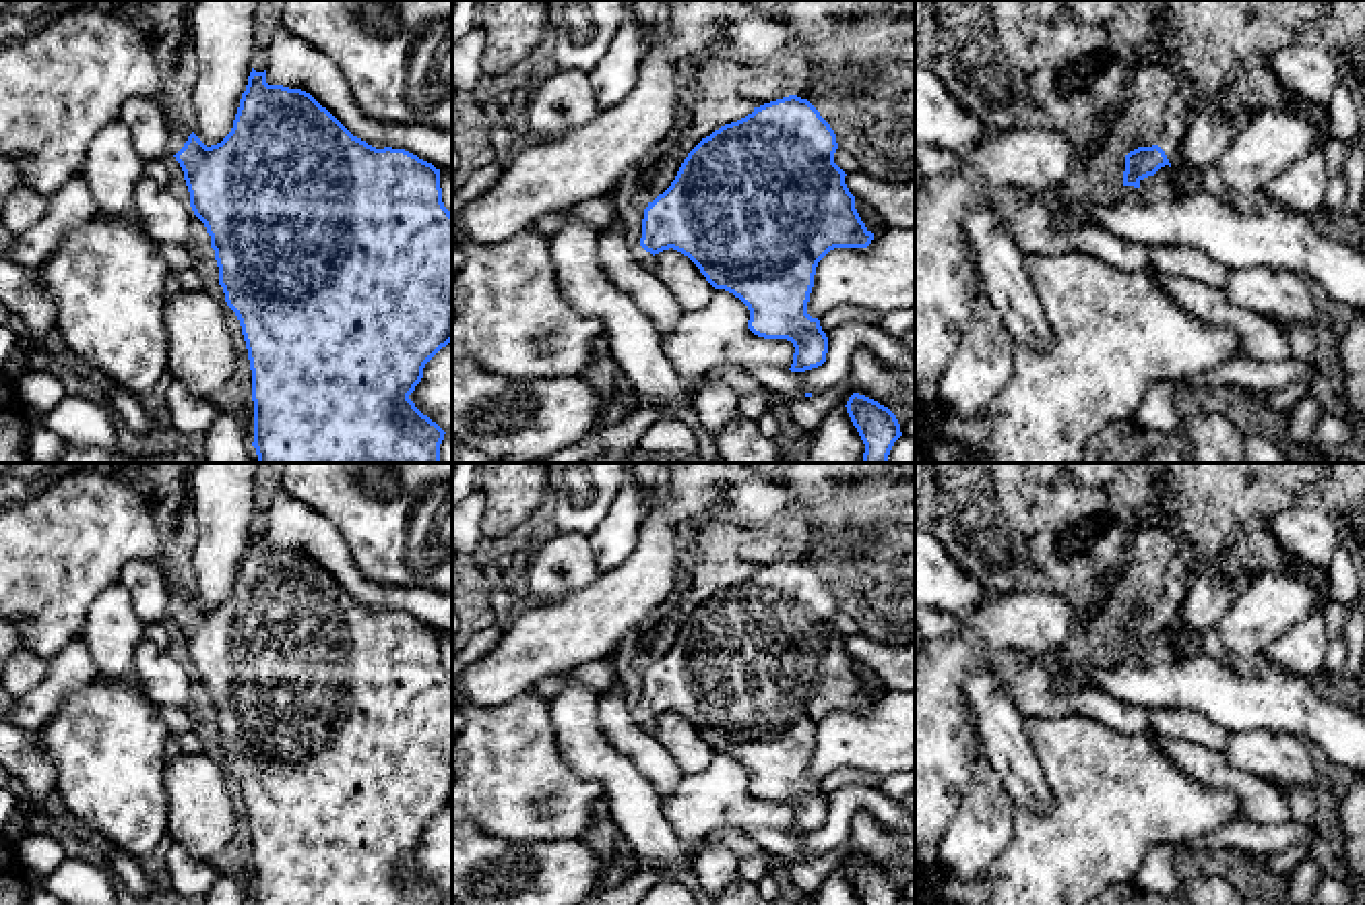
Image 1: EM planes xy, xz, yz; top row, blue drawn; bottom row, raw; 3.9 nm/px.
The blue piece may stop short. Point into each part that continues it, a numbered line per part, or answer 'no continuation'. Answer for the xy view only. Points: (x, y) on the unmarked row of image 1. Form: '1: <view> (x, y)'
1: xy (69, 540)

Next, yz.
1: yz (1186, 567)

